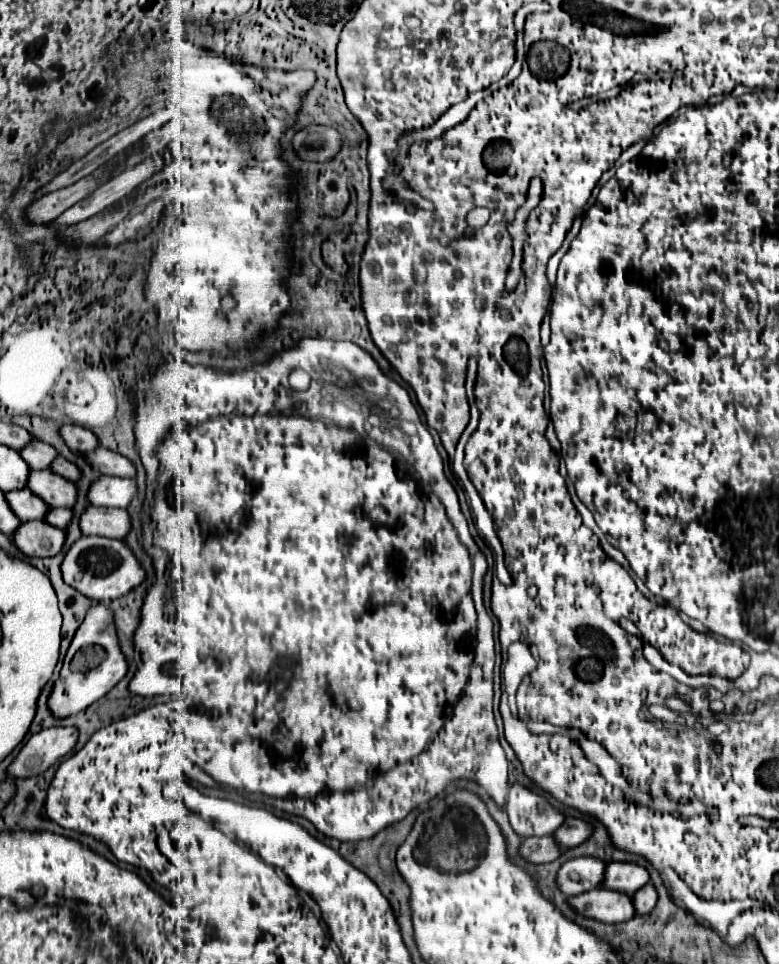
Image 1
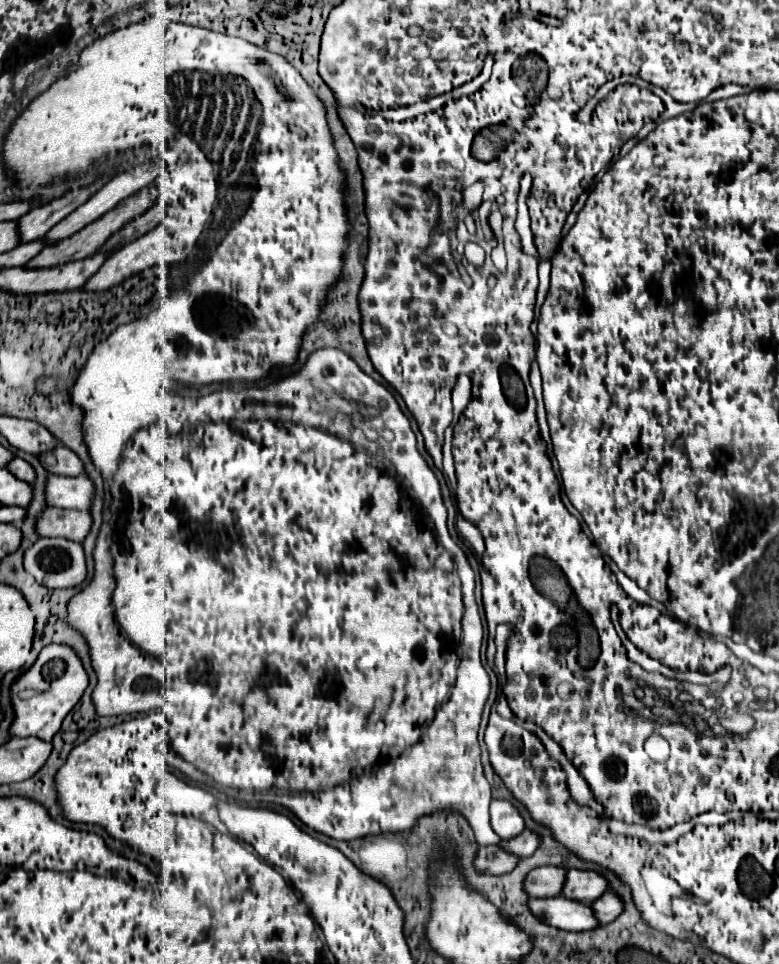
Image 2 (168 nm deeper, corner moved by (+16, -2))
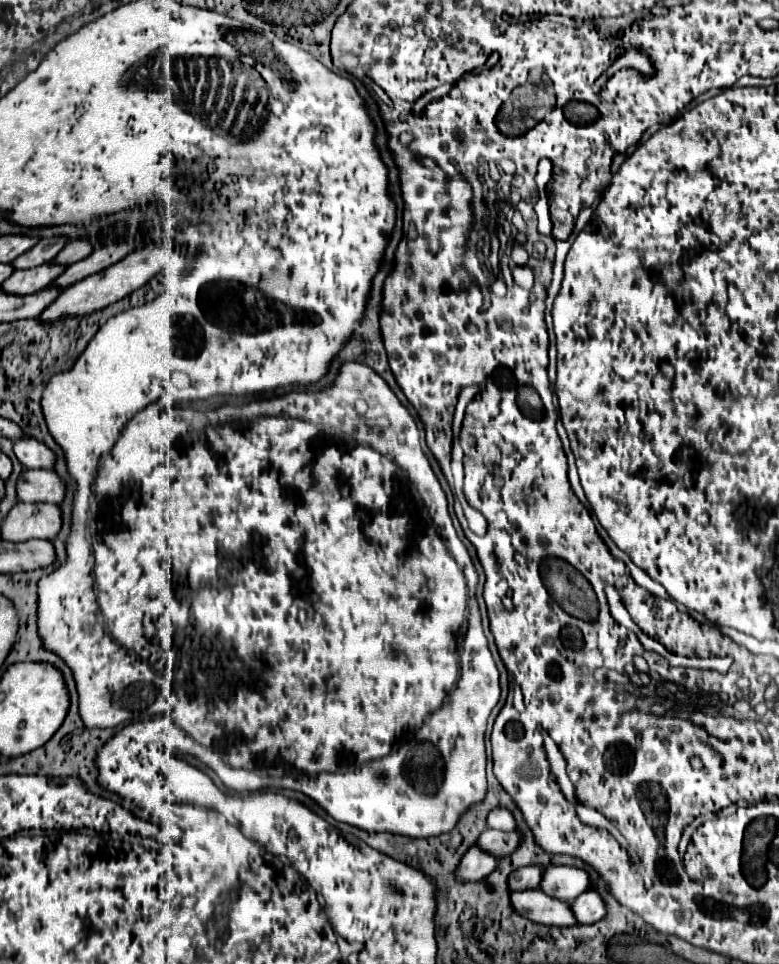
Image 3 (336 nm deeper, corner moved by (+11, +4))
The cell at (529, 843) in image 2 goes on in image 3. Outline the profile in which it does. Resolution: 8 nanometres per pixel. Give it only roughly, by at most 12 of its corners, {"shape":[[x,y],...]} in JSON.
{"shape":[[487,829],[477,845],[495,857],[505,857],[521,845],[517,831]]}

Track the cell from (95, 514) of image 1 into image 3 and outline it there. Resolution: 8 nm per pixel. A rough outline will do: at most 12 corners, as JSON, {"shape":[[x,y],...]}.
{"shape":[[17,503],[1,525],[5,541],[53,539],[63,511]]}

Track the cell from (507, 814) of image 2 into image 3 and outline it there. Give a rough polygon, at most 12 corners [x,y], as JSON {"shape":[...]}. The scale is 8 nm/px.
{"shape":[[497,807],[487,815],[487,825],[513,831],[515,819],[509,809]]}

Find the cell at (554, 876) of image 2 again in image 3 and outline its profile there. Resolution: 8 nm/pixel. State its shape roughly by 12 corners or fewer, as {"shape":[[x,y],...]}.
{"shape":[[521,867],[509,875],[511,891],[537,889],[539,867]]}

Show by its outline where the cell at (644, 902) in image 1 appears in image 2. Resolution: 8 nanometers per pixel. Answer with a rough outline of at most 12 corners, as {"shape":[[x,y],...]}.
{"shape":[[612,891],[592,901],[600,925],[620,915],[620,897]]}

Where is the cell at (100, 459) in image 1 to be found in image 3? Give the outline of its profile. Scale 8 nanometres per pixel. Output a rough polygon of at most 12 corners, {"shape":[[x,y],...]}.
{"shape":[[37,439],[15,441],[29,469],[53,469],[57,455]]}

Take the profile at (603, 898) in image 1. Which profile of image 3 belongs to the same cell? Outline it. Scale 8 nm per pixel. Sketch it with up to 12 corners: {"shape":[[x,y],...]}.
{"shape":[[513,891],[511,905],[535,923],[577,925],[571,905],[541,893]]}

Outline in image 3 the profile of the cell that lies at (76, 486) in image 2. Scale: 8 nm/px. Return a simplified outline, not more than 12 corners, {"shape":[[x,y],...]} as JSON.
{"shape":[[27,469],[19,501],[63,503],[65,483],[51,469]]}

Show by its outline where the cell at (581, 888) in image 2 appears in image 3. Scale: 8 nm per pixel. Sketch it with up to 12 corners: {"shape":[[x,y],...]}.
{"shape":[[547,867],[541,889],[573,903],[591,887],[577,867]]}

